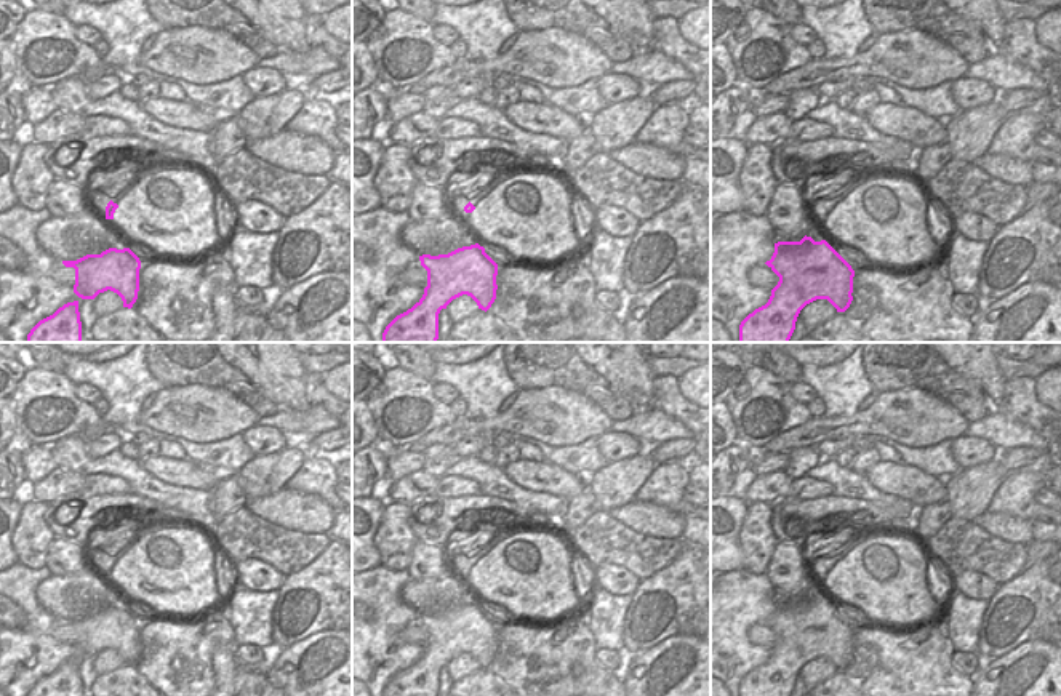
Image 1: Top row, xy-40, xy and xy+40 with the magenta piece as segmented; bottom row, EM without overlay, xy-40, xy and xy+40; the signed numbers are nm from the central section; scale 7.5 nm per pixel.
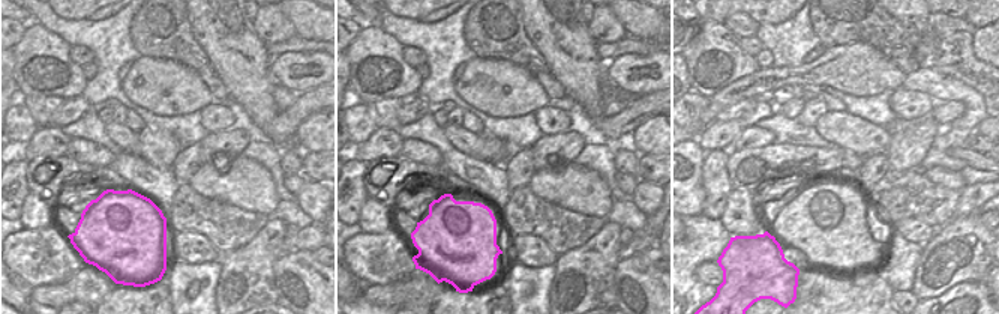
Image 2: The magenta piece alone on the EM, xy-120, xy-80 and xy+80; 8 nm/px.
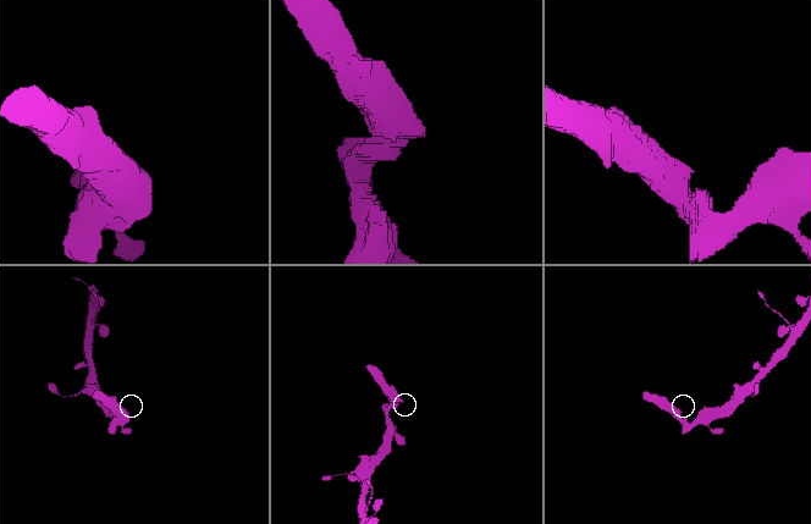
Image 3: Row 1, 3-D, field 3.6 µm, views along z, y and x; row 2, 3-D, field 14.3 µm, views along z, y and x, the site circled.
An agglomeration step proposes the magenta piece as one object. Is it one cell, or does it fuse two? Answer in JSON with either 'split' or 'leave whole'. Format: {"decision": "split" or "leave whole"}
{"decision": "split"}

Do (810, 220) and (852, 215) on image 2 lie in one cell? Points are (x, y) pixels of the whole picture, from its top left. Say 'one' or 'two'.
one

